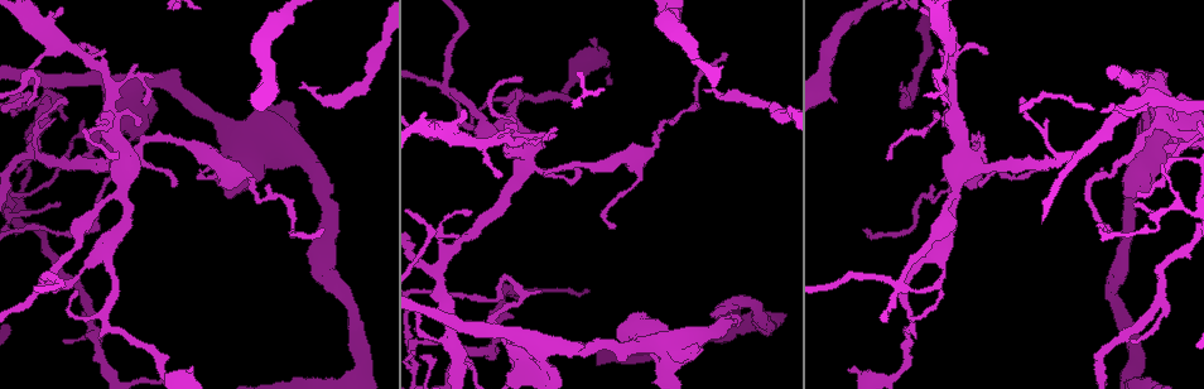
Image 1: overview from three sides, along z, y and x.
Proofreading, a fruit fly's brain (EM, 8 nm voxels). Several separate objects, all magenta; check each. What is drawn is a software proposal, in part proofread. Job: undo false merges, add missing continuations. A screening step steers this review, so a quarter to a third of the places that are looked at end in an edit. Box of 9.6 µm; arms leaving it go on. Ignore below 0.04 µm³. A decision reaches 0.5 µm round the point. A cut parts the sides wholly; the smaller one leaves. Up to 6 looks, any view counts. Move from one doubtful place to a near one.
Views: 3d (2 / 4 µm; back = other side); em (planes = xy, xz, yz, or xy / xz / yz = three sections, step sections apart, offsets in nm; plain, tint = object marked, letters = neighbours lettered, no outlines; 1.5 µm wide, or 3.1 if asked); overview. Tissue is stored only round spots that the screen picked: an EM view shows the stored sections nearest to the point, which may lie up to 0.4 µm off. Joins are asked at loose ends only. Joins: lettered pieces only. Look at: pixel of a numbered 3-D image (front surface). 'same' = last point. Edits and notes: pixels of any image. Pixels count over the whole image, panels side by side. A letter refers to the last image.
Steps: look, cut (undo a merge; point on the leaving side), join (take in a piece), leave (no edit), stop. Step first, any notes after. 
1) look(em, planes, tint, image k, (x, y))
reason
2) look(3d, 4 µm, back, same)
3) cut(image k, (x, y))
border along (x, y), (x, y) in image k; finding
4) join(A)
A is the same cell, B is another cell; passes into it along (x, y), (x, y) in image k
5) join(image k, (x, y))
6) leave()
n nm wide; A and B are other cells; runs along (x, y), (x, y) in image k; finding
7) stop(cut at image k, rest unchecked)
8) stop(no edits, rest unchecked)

look(em, xy, step 8, letters, image 1, (613, 224))
thin end

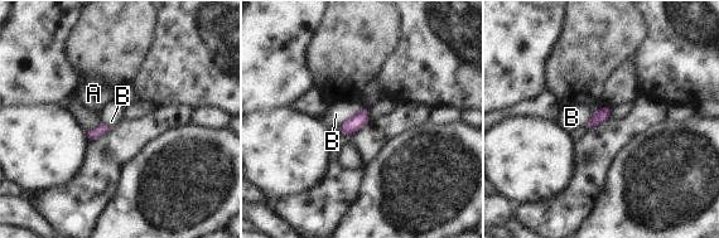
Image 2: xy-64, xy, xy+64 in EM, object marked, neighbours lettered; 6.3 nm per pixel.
leave()
B touches over 200 nm; A and B are other cells; no lettered piece goes on from it

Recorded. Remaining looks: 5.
look(3d, 4 µm, image 1, (1133, 340))
free end

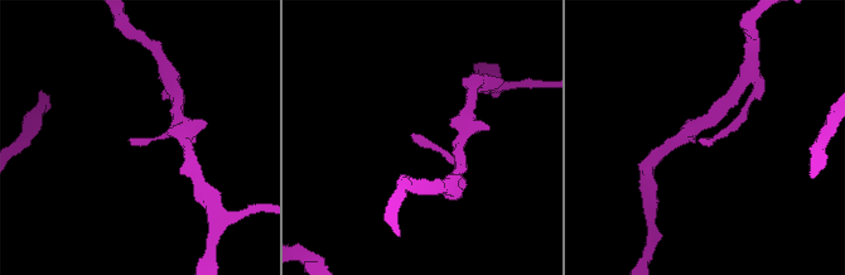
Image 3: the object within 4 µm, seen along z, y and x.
look(em, planes, letters, image 3, (132, 137))
shape alone is not enough

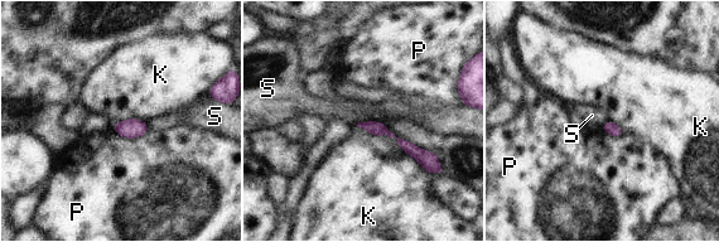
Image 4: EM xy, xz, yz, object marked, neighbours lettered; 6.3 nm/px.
leave()
K, P and S are other cells; border along (356, 125), (394, 136), (426, 172) in image 4; none of them fits

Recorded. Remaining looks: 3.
look(em, planes, letters, image 1, (470, 367))
free end

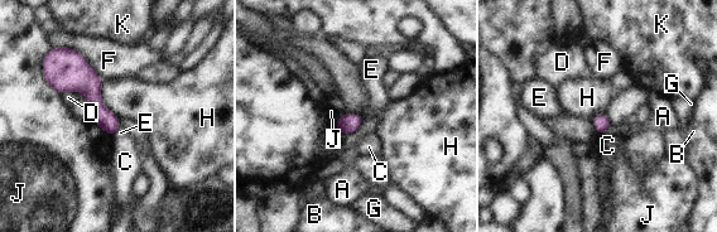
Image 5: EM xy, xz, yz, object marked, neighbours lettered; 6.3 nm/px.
leave()
A, B, C, D, E, F, G, H, J and K are other cells; border along (611, 125), (600, 136) in image 5; no lettered piece goes on from it

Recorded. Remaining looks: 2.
stop(no edits, rest unchecked)

